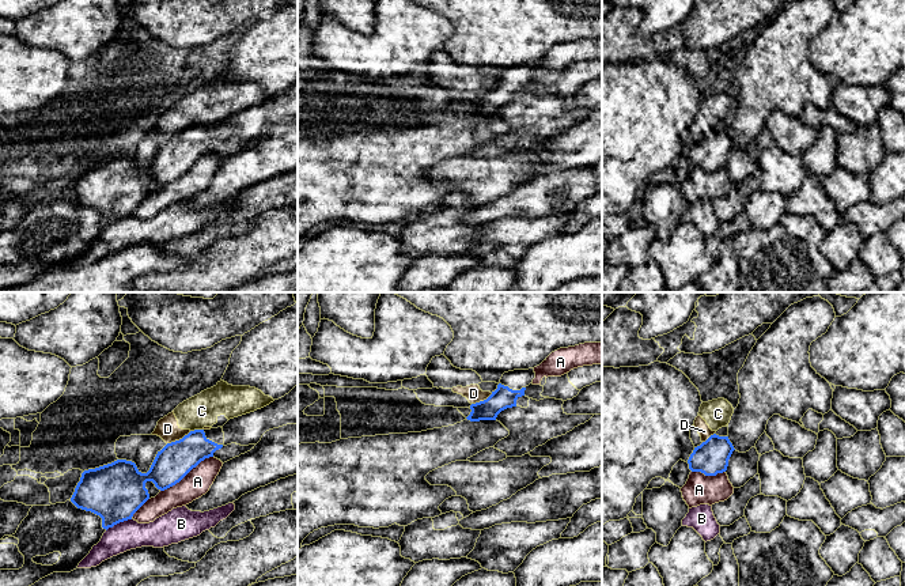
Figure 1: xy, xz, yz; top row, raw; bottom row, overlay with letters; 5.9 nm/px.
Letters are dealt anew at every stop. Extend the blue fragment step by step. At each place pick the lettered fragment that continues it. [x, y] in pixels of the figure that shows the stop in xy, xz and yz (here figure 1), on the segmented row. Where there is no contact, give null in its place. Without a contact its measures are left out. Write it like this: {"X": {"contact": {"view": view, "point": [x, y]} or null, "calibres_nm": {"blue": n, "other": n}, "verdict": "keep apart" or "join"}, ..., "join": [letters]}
{"A": {"contact": {"view": "xy", "point": [186, 473]}, "calibres_nm": {"blue": 220, "other": 160}, "verdict": "keep apart"}, "B": {"contact": {"view": "xy", "point": [118, 522]}, "calibres_nm": {"blue": 340, "other": 180}, "verdict": "keep apart"}, "C": {"contact": {"view": "xy", "point": [196, 430]}, "calibres_nm": {"blue": 220, "other": 190}, "verdict": "keep apart"}, "D": {"contact": {"view": "xy", "point": [180, 439]}, "calibres_nm": {"blue": 220, "other": 140}, "verdict": "keep apart"}, "join": []}

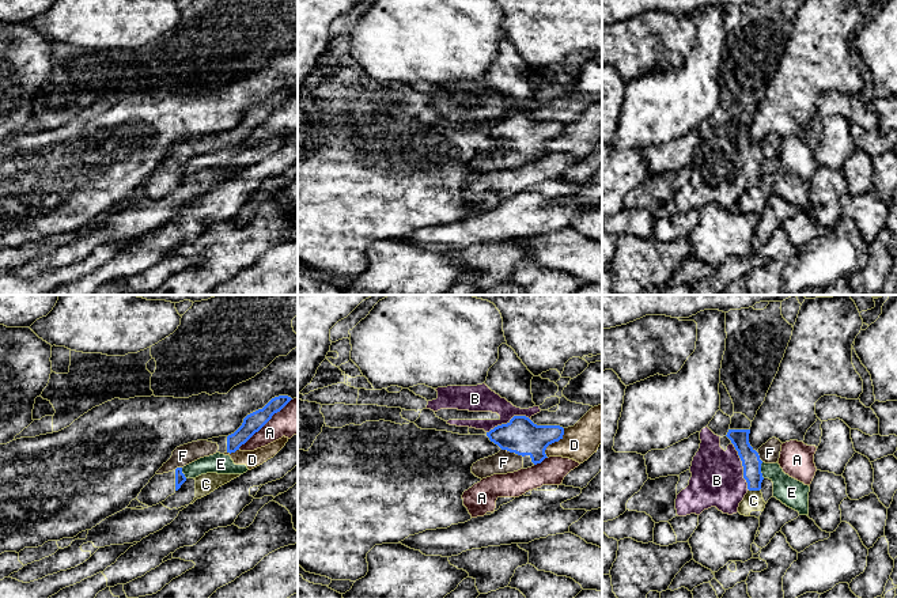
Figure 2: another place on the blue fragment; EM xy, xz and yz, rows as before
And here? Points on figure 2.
{"A": {"contact": {"view": "xy", "point": [264, 424]}, "calibres_nm": {"blue": 110, "other": 190}, "verdict": "keep apart"}, "B": {"contact": {"view": "yz", "point": [742, 465]}, "calibres_nm": {"blue": 110, "other": 300}, "verdict": "keep apart"}, "C": {"contact": {"view": "yz", "point": [754, 489]}, "calibres_nm": {"blue": 110, "other": 120}, "verdict": "keep apart"}, "D": {"contact": {"view": "xz", "point": [553, 442]}, "calibres_nm": {"blue": 220, "other": 200}, "verdict": "keep apart"}, "E": {"contact": {"view": "yz", "point": [760, 470]}, "calibres_nm": {"blue": 110, "other": 160}, "verdict": "keep apart"}, "F": {"contact": {"view": "xz", "point": [508, 450]}, "calibres_nm": {"blue": 220, "other": 140}, "verdict": "join"}, "join": ["F"]}

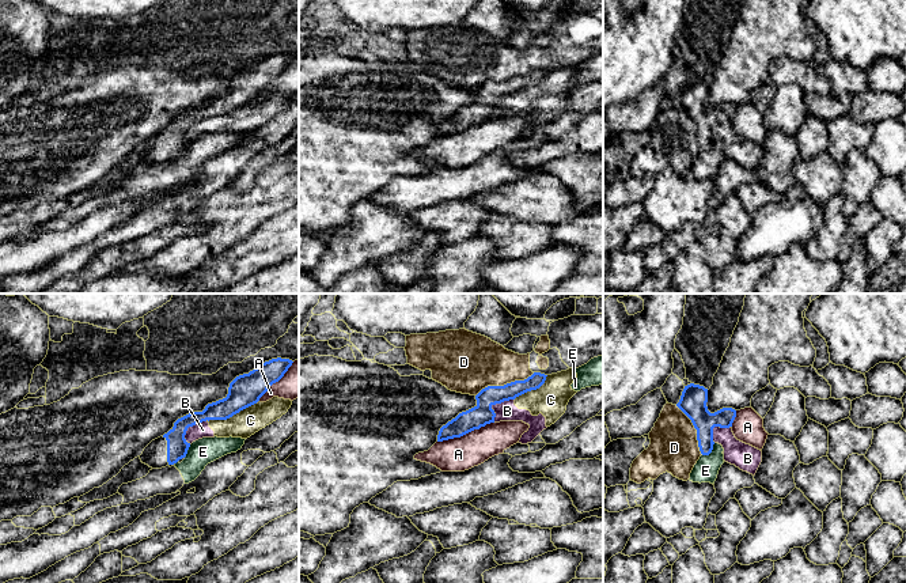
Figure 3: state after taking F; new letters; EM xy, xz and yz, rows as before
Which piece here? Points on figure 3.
{"A": {"contact": {"view": "xz", "point": [465, 434]}, "calibres_nm": {"blue": 130, "other": 200}, "verdict": "keep apart"}, "B": {"contact": {"view": "xz", "point": [495, 404]}, "calibres_nm": {"blue": 130, "other": 120}, "verdict": "keep apart"}, "C": {"contact": {"view": "xy", "point": [231, 416]}, "calibres_nm": {"blue": 190, "other": 160}, "verdict": "keep apart"}, "D": {"contact": {"view": "xz", "point": [504, 385]}, "calibres_nm": {"blue": 130, "other": 340}, "verdict": "keep apart"}, "E": {"contact": {"view": "yz", "point": [711, 451]}, "calibres_nm": {"blue": 140, "other": 140}, "verdict": "keep apart"}, "join": []}

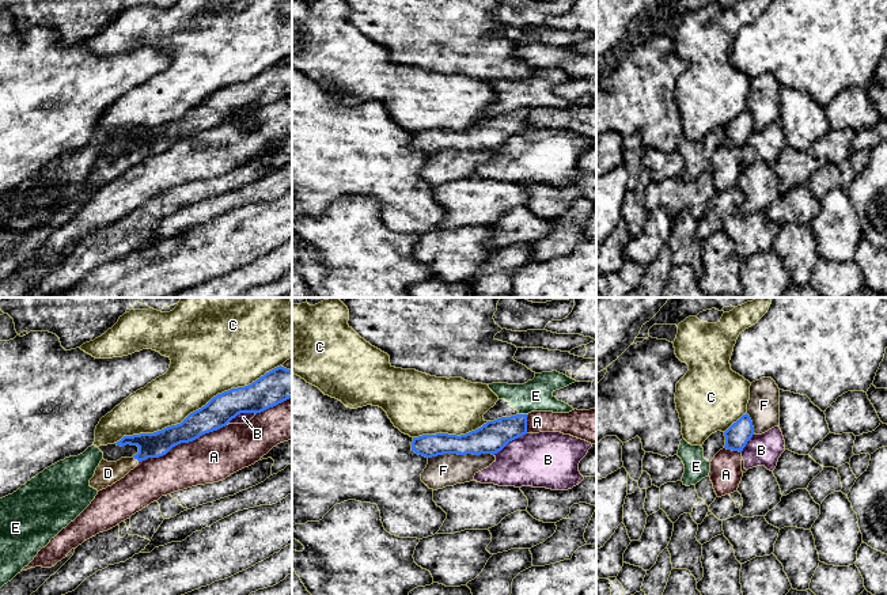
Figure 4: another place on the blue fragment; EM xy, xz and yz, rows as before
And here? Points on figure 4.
{"A": {"contact": {"view": "xy", "point": [182, 442]}, "calibres_nm": {"blue": 170, "other": 280}, "verdict": "keep apart"}, "B": {"contact": {"view": "xz", "point": [510, 440]}, "calibres_nm": {"blue": 180, "other": 340}, "verdict": "keep apart"}, "C": {"contact": {"view": "xy", "point": [196, 410]}, "calibres_nm": {"blue": 170, "other": 360}, "verdict": "keep apart"}, "D": {"contact": {"view": "xy", "point": [136, 458]}, "calibres_nm": {"blue": 150, "other": 140}, "verdict": "join"}, "E": {"contact": {"view": "xz", "point": [523, 415]}, "calibres_nm": {"blue": 180, "other": 190}, "verdict": "keep apart"}, "F": {"contact": {"view": "xz", "point": [461, 454]}, "calibres_nm": {"blue": 180, "other": 190}, "verdict": "keep apart"}, "join": ["D"]}

